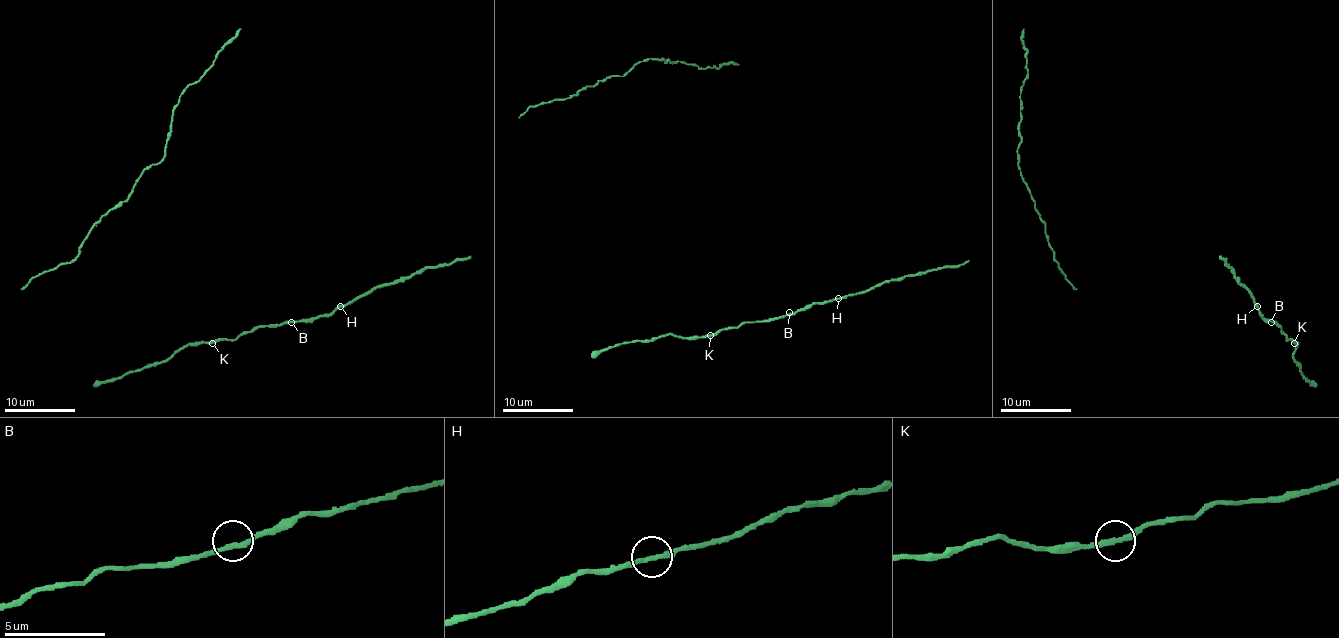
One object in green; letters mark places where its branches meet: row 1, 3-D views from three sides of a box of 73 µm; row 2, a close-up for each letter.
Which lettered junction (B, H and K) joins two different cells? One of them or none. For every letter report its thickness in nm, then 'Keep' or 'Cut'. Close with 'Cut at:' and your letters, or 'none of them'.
B: Thickness 260 nm. Keep
H: Thickness 260 nm. Keep
K: Thickness 280 nm. Keep
Cut at: none of them

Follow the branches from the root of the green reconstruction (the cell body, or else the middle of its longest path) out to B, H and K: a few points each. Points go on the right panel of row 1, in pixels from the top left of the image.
B: (1301, 373), (1292, 357), (1296, 343), (1287, 340), (1280, 327), (1271, 322)
H: (1301, 373), (1292, 357), (1296, 343), (1287, 340), (1275, 322), (1268, 322), (1257, 306)
K: (1301, 373), (1292, 357), (1294, 343)

